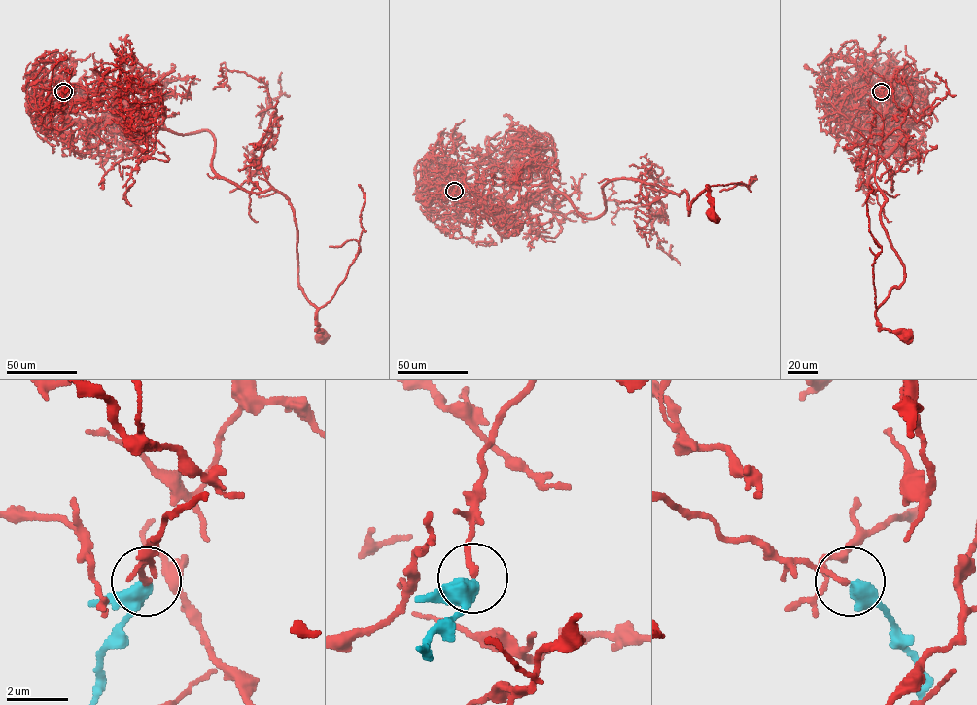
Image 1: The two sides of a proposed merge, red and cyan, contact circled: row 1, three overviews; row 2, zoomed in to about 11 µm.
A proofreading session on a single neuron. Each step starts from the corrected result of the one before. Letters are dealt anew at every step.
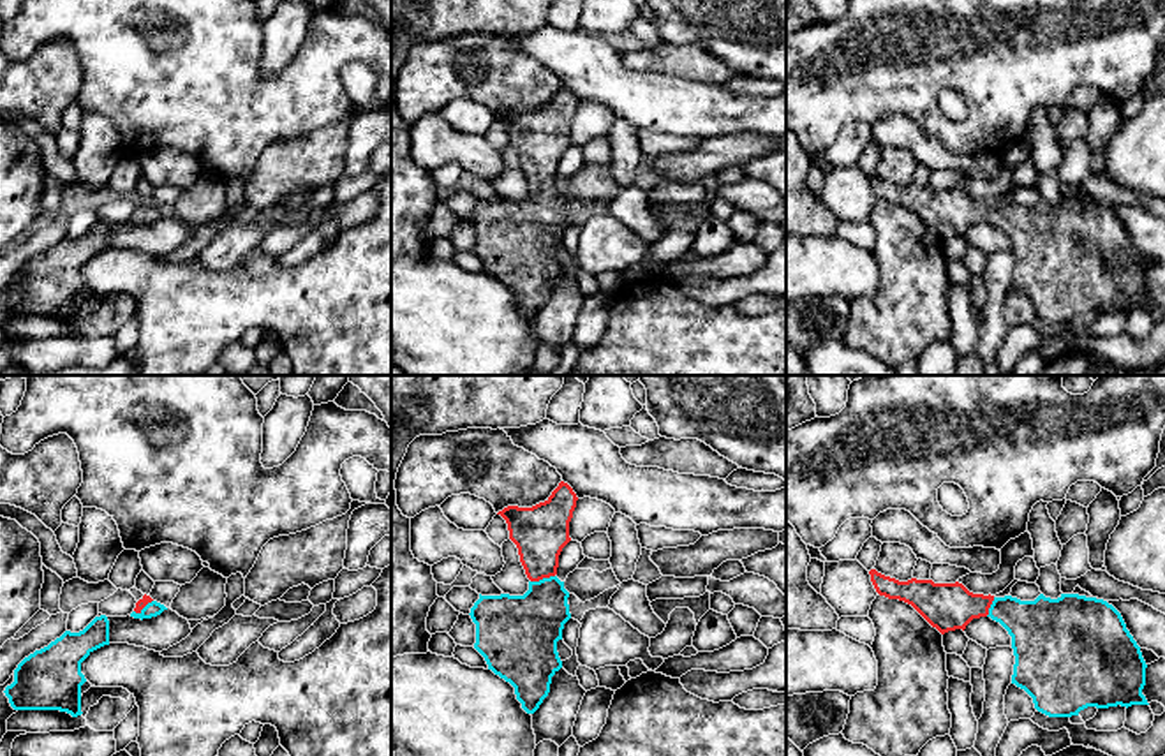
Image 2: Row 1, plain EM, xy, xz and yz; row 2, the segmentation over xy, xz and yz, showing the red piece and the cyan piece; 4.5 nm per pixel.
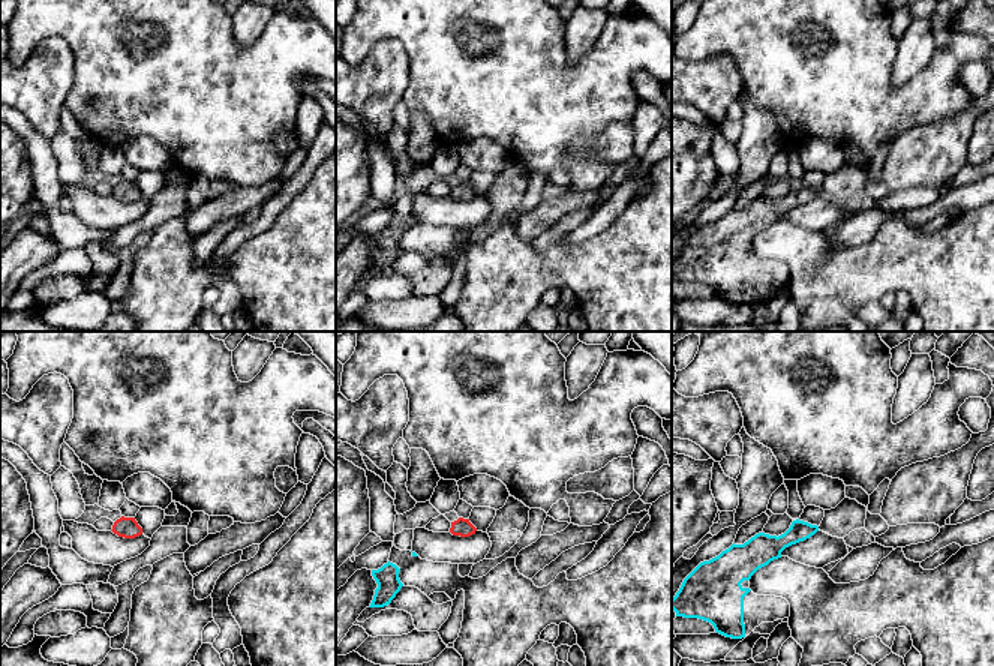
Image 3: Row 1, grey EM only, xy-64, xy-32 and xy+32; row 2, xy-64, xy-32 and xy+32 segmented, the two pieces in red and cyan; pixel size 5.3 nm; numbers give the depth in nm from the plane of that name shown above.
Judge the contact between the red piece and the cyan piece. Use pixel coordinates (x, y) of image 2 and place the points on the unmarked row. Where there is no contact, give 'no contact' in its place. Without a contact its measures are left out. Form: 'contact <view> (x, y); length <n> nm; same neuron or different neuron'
contact xz (541, 184); length 120 nm; same neuron

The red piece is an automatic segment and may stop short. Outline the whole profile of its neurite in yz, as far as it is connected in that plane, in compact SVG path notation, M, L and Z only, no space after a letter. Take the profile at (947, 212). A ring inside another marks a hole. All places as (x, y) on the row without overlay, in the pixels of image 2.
M876 174L869 176L871 187L879 201L899 204L911 210L932 233L941 240L955 234L966 234L973 224L991 222L999 227L1012 241L1015 261L1012 289L1024 294L1035 308L1035 314L1049 322L1079 321L1087 312L1132 312L1149 310L1142 294L1146 291L1146 266L1140 252L1126 234L1121 219L1103 204L1086 203L1079 199L1061 199L1057 204L1040 199L1035 206L1020 206L1012 201L994 203L969 197L962 189L934 189L932 185L899 187L885 182Z

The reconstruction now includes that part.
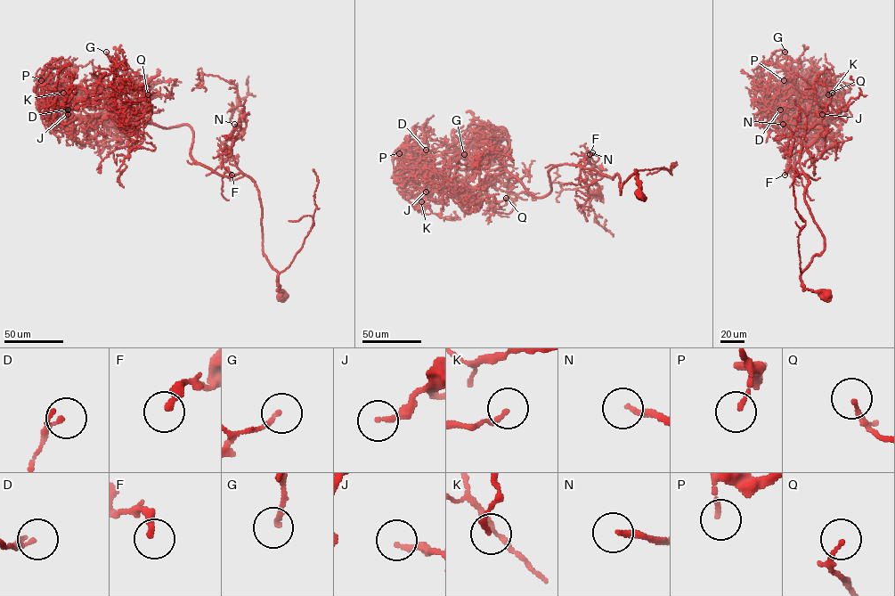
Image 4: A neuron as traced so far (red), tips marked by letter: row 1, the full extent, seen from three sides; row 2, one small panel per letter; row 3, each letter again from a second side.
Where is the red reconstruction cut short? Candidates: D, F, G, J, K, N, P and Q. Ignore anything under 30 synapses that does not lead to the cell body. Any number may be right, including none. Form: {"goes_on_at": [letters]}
{"goes_on_at": ["N"]}

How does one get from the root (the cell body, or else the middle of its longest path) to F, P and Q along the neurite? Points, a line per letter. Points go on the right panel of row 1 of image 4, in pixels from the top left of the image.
F: (826, 295), (804, 289), (801, 277), (825, 245), (804, 199), (809, 182), (789, 167), (785, 175)
P: (826, 295), (801, 277), (825, 240), (794, 166), (827, 124), (801, 123), (820, 112), (806, 122), (784, 80)
Q: (826, 295), (801, 277), (825, 240), (794, 166), (827, 125), (806, 124), (817, 85), (842, 108), (828, 94)

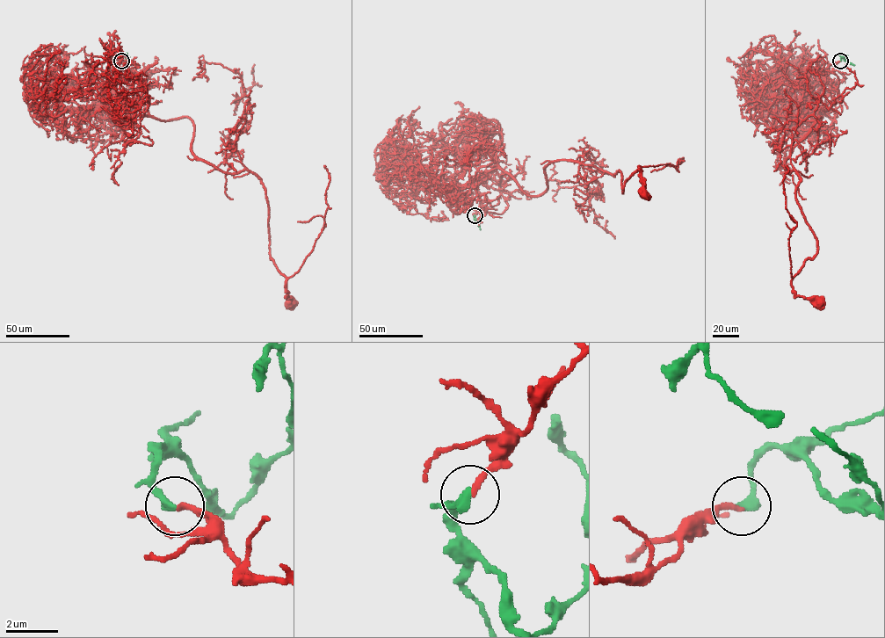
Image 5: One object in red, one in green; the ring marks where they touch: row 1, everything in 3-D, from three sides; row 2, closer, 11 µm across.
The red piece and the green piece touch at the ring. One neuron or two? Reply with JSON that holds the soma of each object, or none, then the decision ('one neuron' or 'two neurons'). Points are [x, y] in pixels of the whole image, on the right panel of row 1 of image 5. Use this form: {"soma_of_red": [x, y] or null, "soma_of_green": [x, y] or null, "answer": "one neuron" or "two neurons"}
{"soma_of_red": [819, 302], "soma_of_green": null, "answer": "one neuron"}

